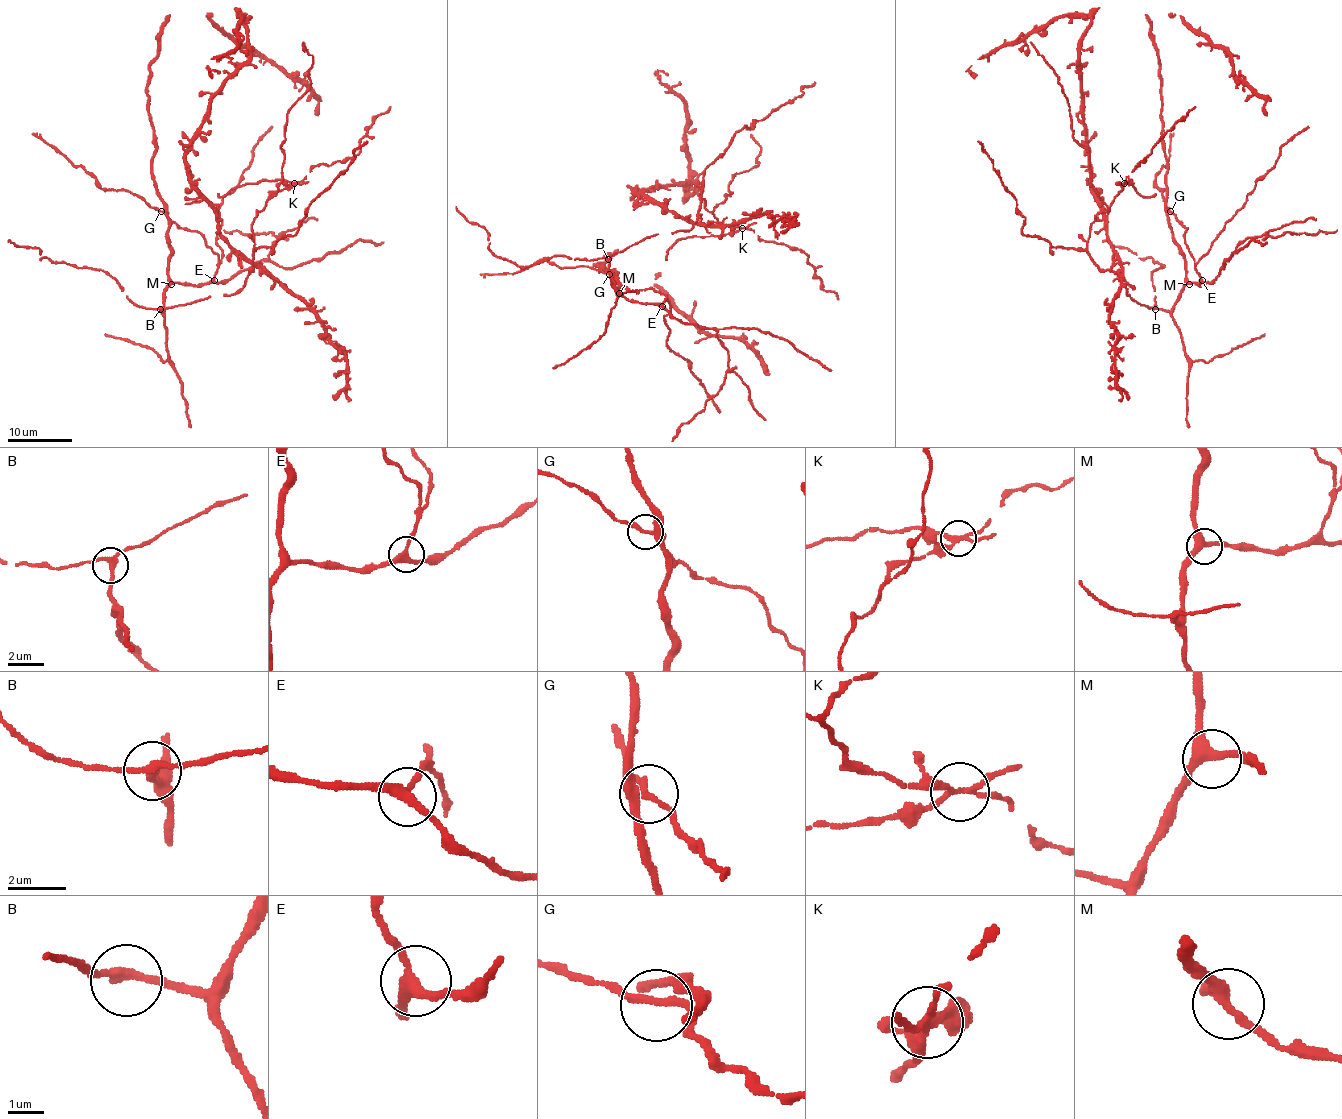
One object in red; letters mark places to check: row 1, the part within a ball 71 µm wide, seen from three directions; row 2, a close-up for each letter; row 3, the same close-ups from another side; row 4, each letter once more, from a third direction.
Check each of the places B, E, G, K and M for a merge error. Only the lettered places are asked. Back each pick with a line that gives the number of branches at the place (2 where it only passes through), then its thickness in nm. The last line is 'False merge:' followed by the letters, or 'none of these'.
K: 4 | 190 nm
False merge: K

